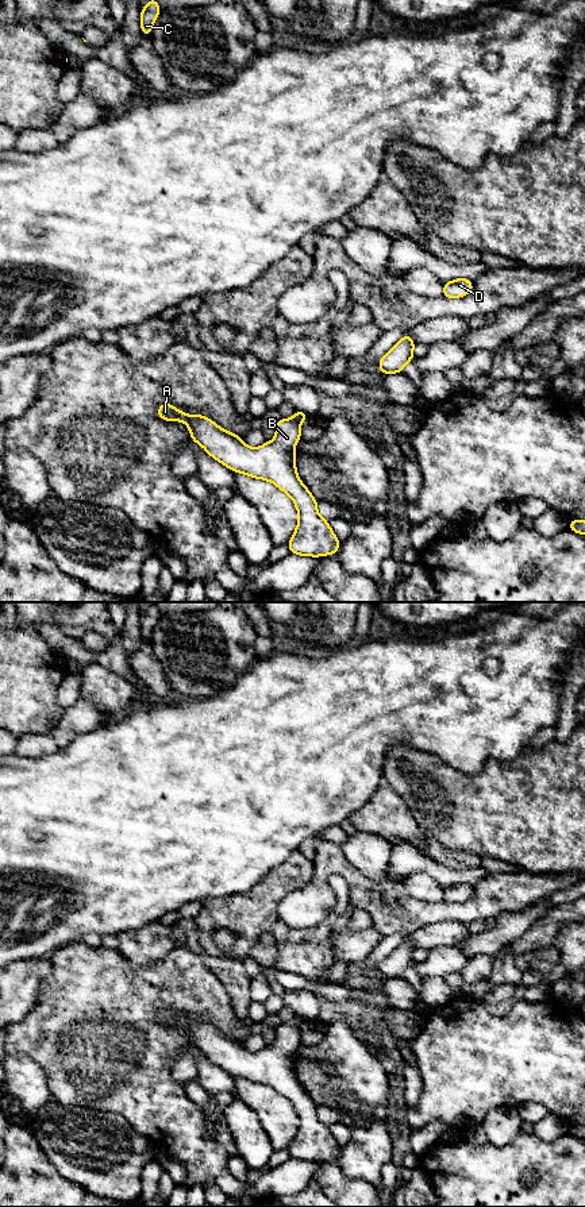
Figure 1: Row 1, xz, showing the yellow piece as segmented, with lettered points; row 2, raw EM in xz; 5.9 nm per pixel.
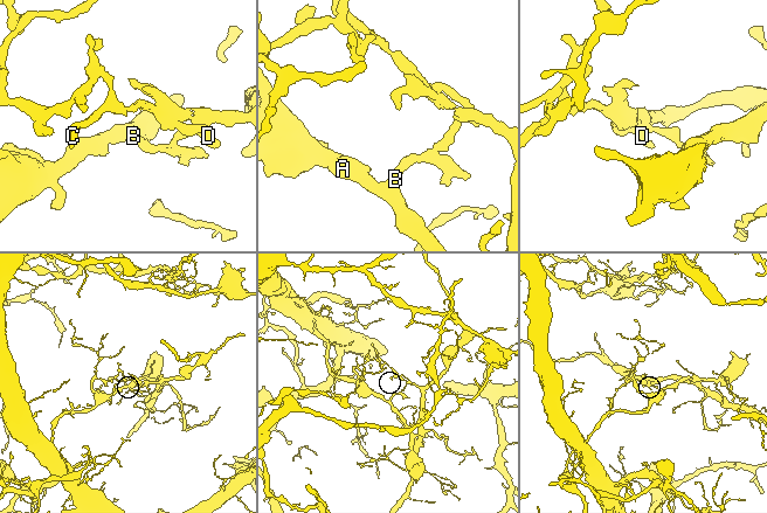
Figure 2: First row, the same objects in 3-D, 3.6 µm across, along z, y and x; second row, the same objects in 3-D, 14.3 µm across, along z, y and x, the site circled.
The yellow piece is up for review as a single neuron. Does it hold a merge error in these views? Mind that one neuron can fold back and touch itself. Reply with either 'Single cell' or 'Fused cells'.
Fused cells

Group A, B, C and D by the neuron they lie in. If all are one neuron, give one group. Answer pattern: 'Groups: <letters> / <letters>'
Groups: A B / C D

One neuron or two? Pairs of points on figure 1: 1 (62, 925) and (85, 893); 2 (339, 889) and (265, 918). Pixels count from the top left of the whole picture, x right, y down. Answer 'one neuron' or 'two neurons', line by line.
1: one neuron
2: one neuron

